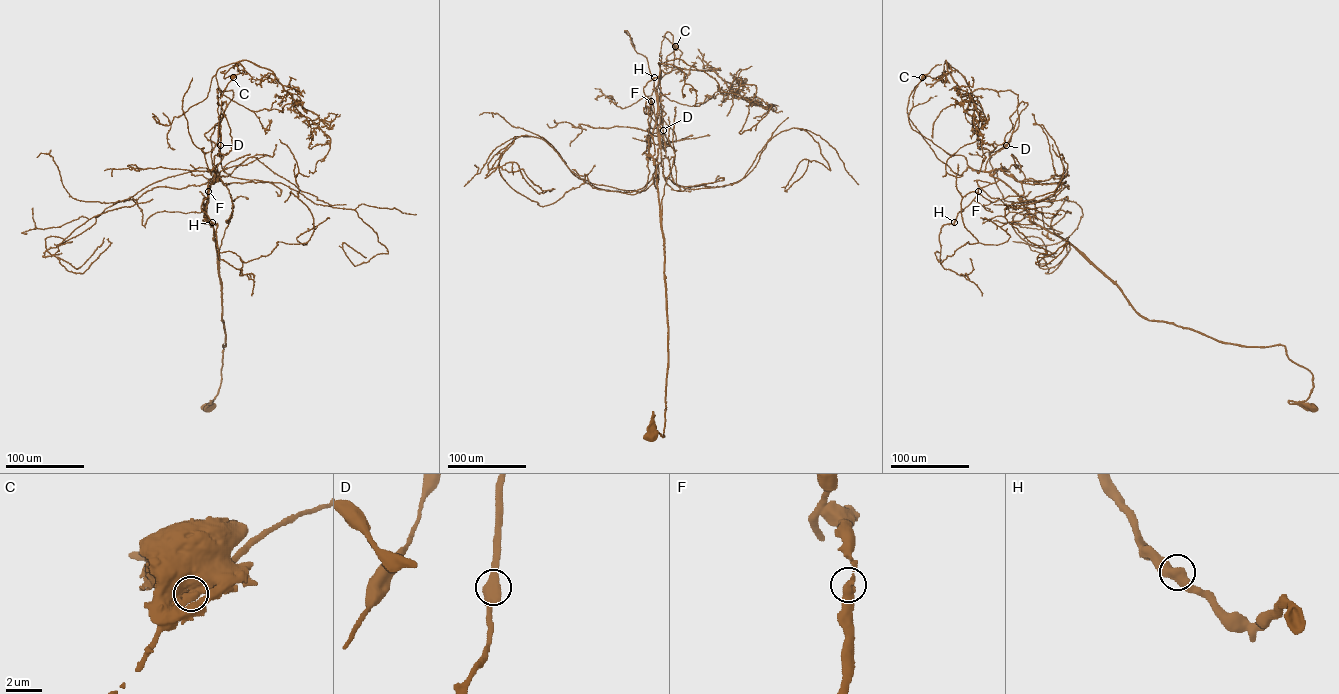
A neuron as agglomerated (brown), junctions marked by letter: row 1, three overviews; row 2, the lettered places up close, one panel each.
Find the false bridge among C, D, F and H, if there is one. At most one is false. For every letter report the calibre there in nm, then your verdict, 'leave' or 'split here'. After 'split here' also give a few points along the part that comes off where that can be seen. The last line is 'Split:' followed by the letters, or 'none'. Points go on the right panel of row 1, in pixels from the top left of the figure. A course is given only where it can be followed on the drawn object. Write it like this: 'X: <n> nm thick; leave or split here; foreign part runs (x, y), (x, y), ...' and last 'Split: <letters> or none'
C: 900 nm thick; split here; foreign part runs (922, 77), (941, 75), (946, 60), (952, 79), (973, 102), (973, 123), (982, 136), (985, 157), (977, 173)
D: 650 nm thick; leave
F: 440 nm thick; leave
H: 600 nm thick; leave
Split: C

